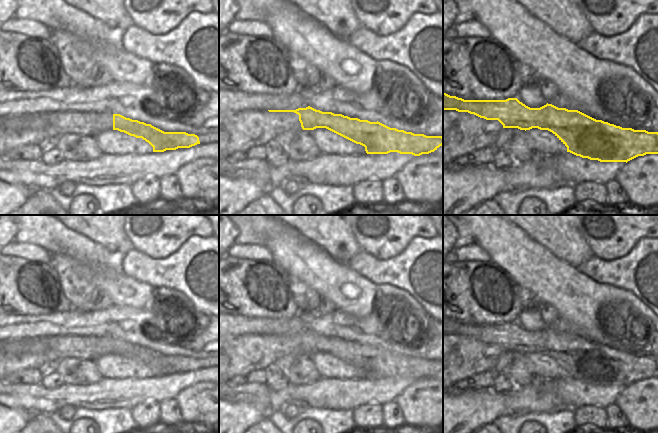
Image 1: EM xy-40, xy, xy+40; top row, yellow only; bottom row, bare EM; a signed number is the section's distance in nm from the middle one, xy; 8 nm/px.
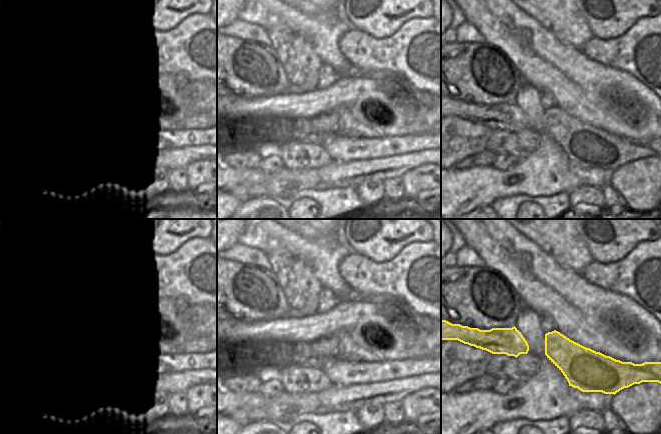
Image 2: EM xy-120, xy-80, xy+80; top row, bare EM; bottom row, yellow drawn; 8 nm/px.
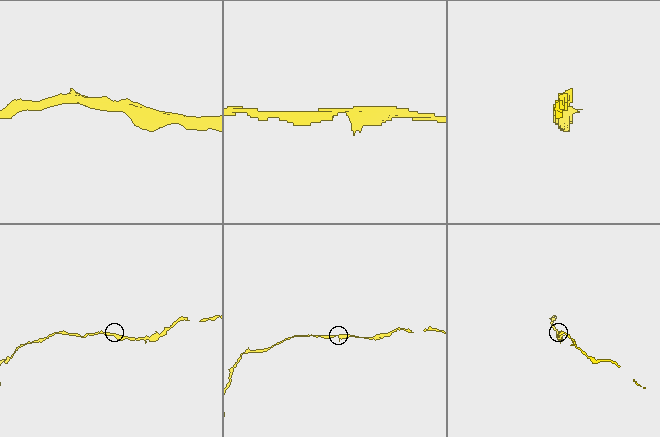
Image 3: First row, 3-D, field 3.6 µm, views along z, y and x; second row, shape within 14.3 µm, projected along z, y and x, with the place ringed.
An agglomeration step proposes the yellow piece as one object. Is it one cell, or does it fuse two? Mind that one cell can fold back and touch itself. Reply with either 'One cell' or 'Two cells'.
One cell

